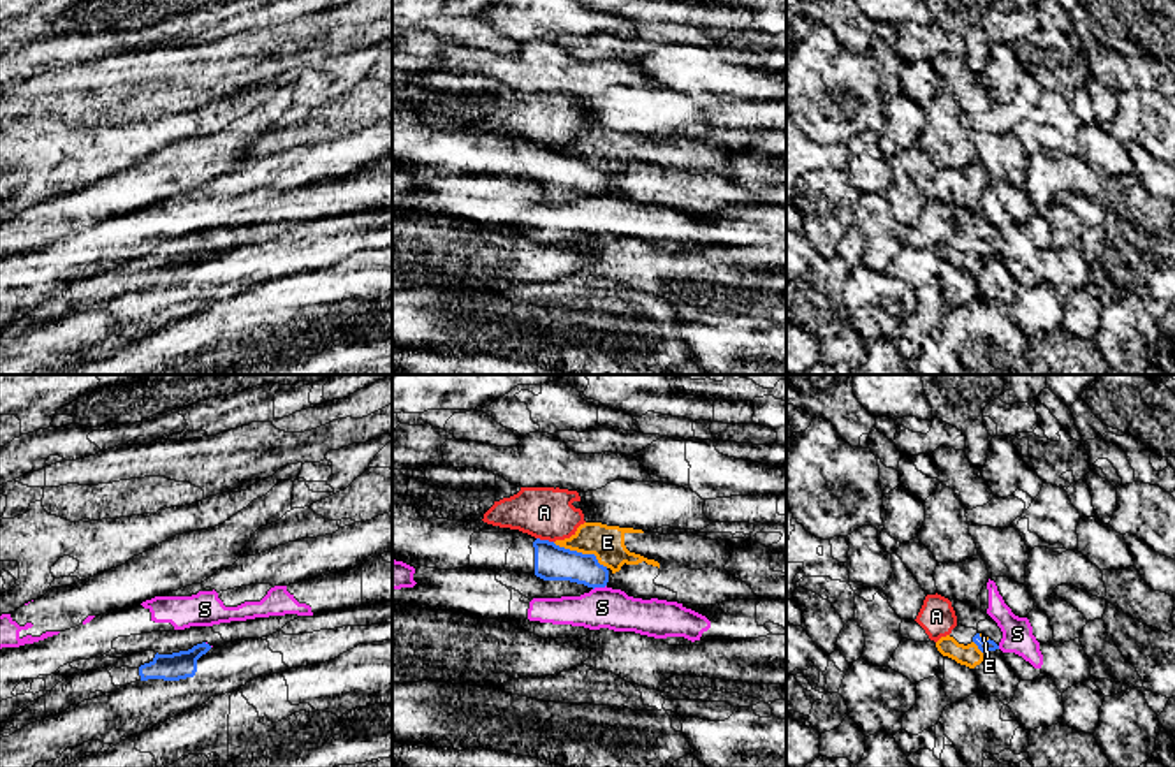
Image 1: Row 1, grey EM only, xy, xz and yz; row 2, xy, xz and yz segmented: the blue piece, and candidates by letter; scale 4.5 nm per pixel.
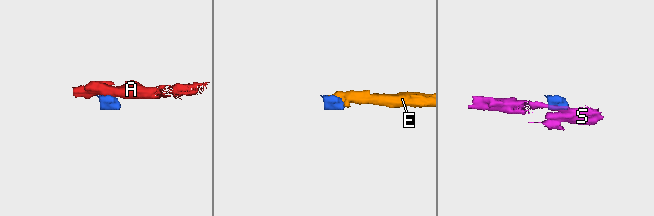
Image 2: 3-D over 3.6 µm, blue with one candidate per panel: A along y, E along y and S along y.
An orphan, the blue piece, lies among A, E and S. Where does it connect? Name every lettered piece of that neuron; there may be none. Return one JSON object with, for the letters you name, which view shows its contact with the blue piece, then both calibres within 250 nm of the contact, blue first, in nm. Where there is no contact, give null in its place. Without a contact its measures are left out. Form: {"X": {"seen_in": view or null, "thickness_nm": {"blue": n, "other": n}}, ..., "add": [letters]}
{"add": []}

